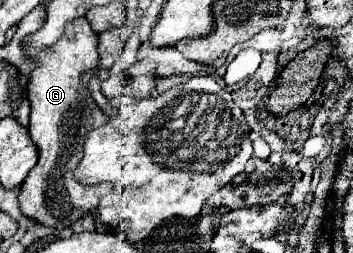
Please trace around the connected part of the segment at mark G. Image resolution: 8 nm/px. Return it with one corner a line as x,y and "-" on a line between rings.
85,16
75,18
65,24
65,34
49,48
37,50
29,42
21,42
29,60
37,64
37,68
29,74
29,100
31,100
31,126
29,134
39,150
39,160
35,168
27,174
19,192
19,208
21,212
43,224
53,228
69,228
73,222
89,214
97,208
99,200
111,192
111,184
95,184
81,186
73,180
71,170
77,166
81,158
85,132
101,126
107,118
97,108
87,88
89,78
95,74
99,56
97,56
97,34
91,30
89,20

